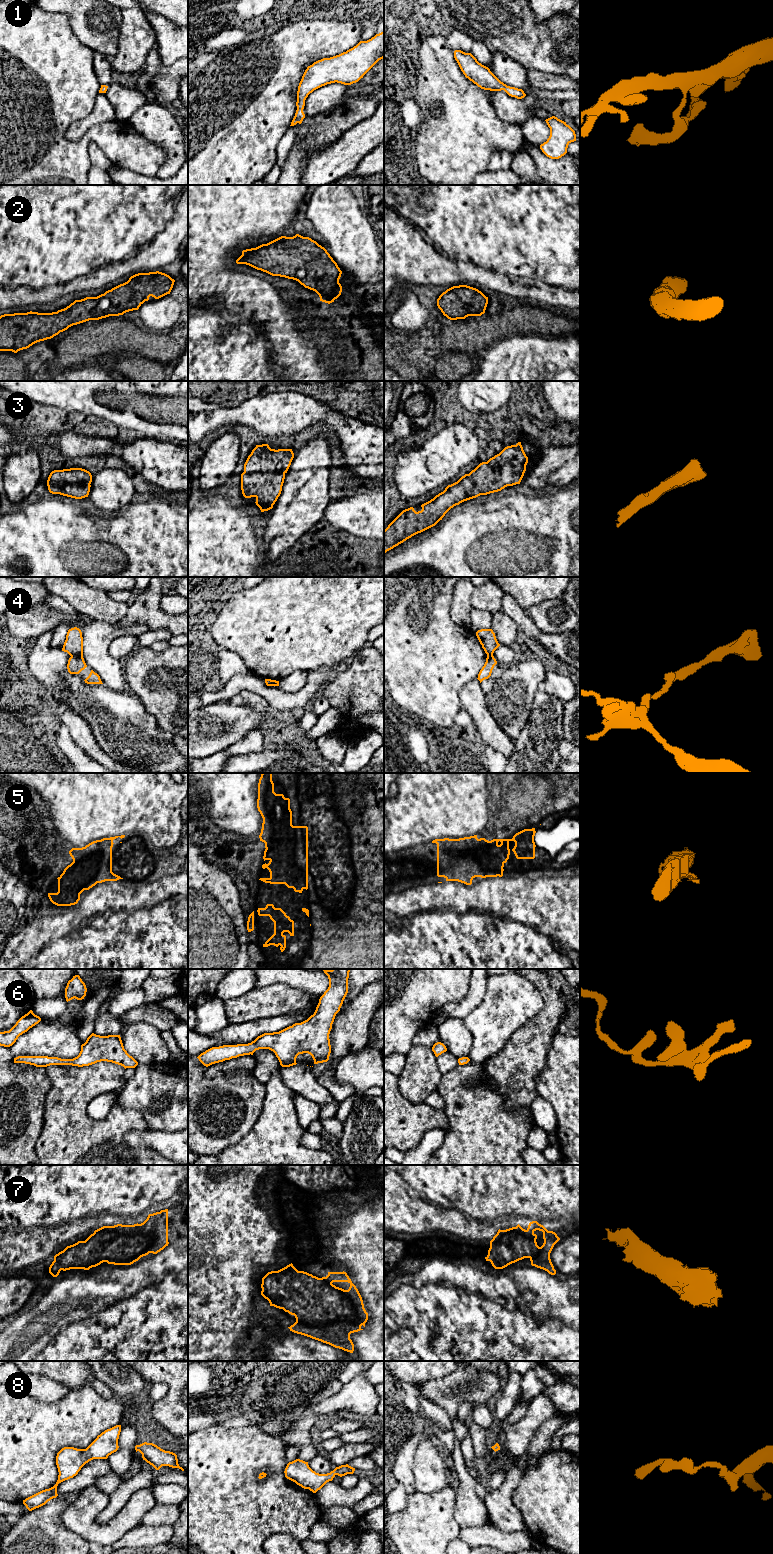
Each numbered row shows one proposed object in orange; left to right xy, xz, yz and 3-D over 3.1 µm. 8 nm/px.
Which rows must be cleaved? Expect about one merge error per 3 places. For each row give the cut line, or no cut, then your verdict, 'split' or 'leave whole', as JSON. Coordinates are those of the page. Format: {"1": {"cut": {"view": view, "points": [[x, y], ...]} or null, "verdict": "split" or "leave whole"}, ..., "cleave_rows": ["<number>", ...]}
{"1": {"cut": null, "verdict": "leave whole"}, "2": {"cut": null, "verdict": "leave whole"}, "3": {"cut": null, "verdict": "leave whole"}, "4": {"cut": {"view": "xy", "points": [[82, 654], [71, 656]]}, "verdict": "split"}, "5": {"cut": null, "verdict": "leave whole"}, "6": {"cut": null, "verdict": "leave whole"}, "7": {"cut": null, "verdict": "leave whole"}, "8": {"cut": null, "verdict": "leave whole"}, "cleave_rows": ["4"]}

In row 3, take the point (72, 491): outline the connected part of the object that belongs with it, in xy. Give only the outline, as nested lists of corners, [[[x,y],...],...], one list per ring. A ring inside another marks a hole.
[[[82,468],[54,470],[50,473],[47,486],[52,494],[82,499],[88,497],[92,475]]]

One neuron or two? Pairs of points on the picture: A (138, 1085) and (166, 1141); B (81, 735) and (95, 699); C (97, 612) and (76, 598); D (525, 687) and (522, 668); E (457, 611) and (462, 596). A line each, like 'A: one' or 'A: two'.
A: two
B: two
C: one
D: one
E: one

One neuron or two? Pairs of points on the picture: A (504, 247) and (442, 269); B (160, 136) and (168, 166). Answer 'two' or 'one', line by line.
A: one
B: one

